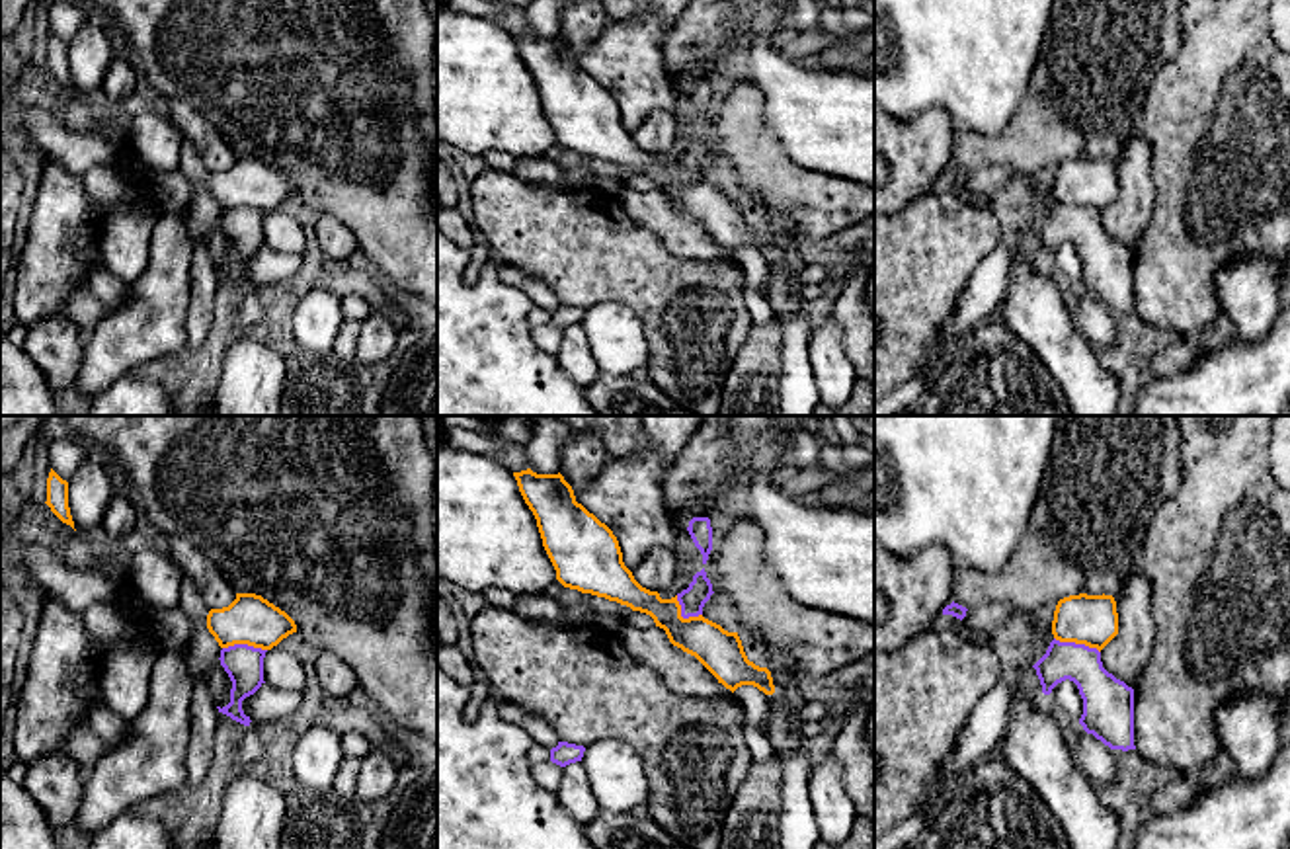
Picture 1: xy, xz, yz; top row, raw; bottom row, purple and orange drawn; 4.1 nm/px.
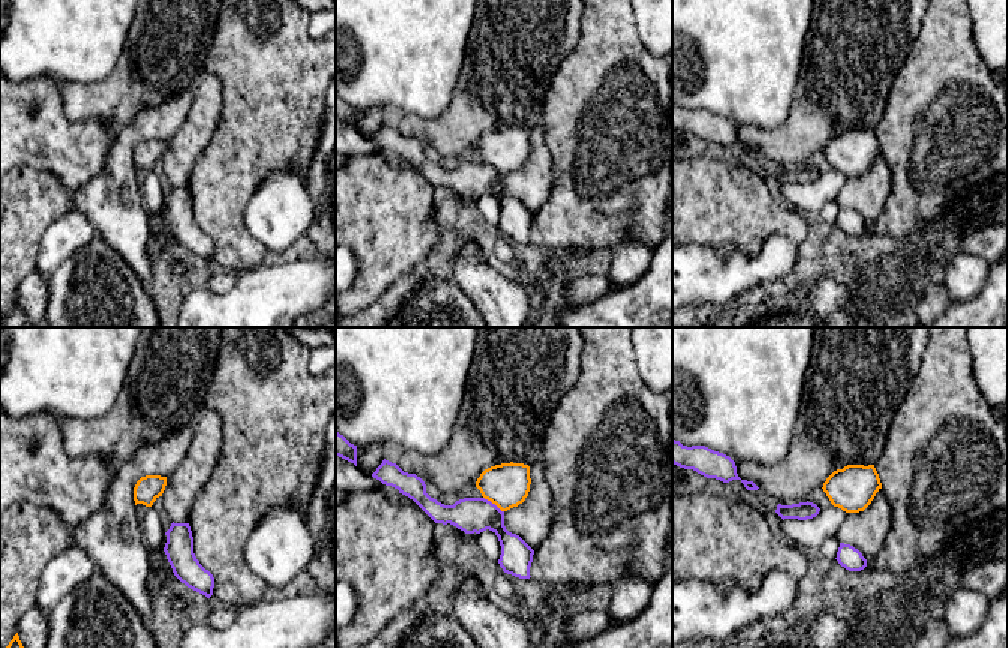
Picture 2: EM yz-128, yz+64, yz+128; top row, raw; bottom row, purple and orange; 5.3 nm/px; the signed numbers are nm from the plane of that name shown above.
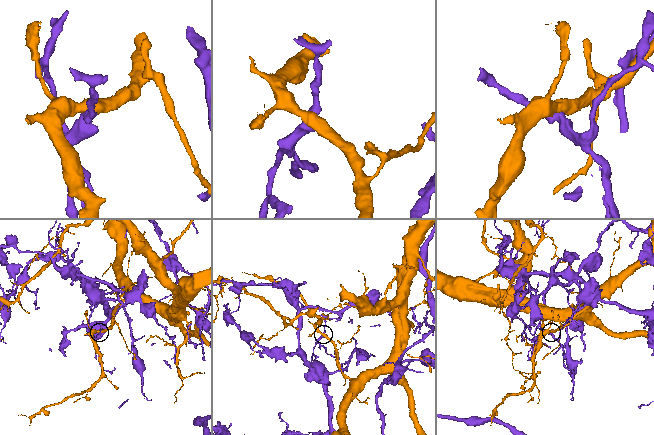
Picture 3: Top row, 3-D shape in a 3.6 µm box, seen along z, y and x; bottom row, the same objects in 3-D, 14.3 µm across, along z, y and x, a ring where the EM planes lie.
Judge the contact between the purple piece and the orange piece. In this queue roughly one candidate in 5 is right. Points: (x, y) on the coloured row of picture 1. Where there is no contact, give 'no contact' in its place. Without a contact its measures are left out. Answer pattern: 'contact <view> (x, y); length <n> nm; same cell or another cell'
contact yz (1078, 645); length 200 nm; another cell

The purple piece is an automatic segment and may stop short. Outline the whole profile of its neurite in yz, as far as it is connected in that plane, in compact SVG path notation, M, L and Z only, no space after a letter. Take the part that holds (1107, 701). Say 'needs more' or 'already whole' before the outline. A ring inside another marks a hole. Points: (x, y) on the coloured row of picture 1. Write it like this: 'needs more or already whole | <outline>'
already whole | M1052 640L1046 654L1032 666L1042 693L1069 679L1083 699L1079 724L1110 749L1134 746L1134 689L1103 667L1101 652L1085 644Z

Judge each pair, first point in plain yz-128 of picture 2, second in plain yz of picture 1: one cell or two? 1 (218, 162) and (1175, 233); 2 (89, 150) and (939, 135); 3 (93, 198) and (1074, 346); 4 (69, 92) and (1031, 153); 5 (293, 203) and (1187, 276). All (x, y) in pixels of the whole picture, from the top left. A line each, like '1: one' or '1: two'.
1: one
2: one
3: one
4: one
5: two

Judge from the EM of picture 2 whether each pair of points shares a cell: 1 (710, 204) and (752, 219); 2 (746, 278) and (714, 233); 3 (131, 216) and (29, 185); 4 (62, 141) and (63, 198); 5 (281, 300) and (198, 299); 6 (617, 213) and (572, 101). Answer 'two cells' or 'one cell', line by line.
1: one cell
2: two cells
3: two cells
4: two cells
5: one cell
6: one cell

